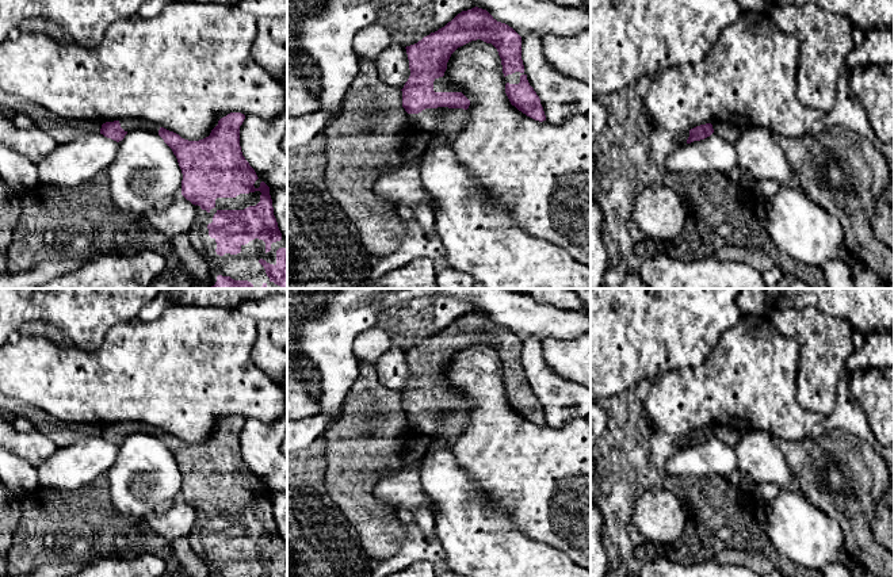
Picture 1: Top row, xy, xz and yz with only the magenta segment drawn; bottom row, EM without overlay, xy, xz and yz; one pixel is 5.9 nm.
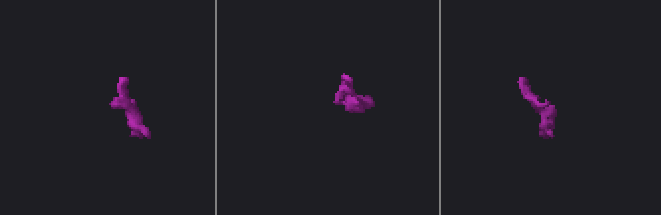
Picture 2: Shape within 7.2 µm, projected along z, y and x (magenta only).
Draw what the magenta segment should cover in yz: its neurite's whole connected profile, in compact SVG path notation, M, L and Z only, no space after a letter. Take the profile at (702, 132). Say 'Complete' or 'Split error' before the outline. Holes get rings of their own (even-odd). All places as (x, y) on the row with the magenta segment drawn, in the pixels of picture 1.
Complete. M711 123L696 126L689 130L689 137L687 140L687 144L704 140L704 138L710 137L712 133L714 133L714 129L712 129Z

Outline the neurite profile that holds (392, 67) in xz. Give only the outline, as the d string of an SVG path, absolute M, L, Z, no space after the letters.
M391 42L377 58L375 73L381 83L402 89L410 76L406 49Z

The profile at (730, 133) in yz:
M718 122L712 125L712 129L715 134L734 144L748 127L738 129L731 123Z

